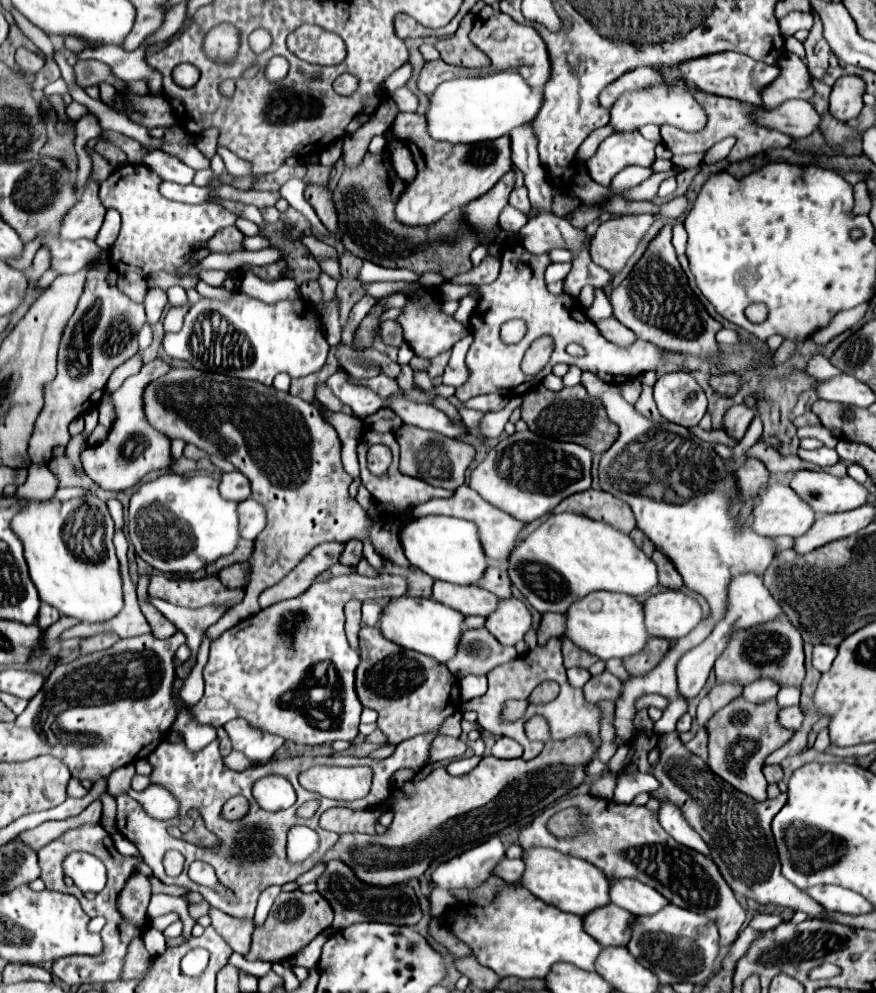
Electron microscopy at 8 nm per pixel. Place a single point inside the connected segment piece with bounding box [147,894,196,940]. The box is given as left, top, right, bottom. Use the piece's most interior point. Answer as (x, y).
(159, 904)

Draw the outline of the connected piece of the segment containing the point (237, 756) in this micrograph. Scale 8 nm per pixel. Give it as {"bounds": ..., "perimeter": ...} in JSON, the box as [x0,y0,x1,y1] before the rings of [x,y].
{"bounds":[224,750,254,770],"perimeter":[[[232,750],[228,754],[228,758],[224,760],[224,764],[228,768],[232,768],[232,770],[248,770],[248,768],[254,768],[254,764],[242,752],[236,752],[236,750]]]}

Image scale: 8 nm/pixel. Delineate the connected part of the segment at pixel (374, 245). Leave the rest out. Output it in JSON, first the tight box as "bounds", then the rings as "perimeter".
{"bounds":[334,150,476,278],"perimeter":[[[386,150],[382,156],[368,154],[360,168],[346,170],[334,188],[342,244],[356,256],[386,268],[408,268],[416,274],[434,270],[446,278],[468,272],[470,252],[476,248],[476,240],[472,240],[472,236],[464,236],[464,228],[460,228],[462,210],[448,212],[444,220],[438,220],[428,228],[404,228],[402,224],[396,224],[394,218],[394,206],[404,188],[406,184],[402,184],[396,172],[392,172]]]}

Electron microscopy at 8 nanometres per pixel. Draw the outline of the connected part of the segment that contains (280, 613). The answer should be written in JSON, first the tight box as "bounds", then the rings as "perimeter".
{"bounds":[188,574,404,744],"perimeter":[[[350,574],[350,576],[334,576],[334,578],[328,578],[328,580],[314,580],[312,586],[302,592],[300,596],[296,598],[290,598],[290,600],[282,600],[278,604],[272,604],[264,610],[260,610],[258,614],[238,622],[236,626],[232,626],[230,630],[226,630],[218,640],[214,640],[210,644],[210,660],[204,668],[204,682],[206,682],[206,692],[202,696],[202,700],[188,708],[194,718],[200,722],[200,724],[210,724],[210,726],[224,726],[226,722],[234,720],[234,718],[244,718],[252,728],[260,730],[260,732],[268,732],[268,734],[276,734],[276,736],[282,736],[284,740],[292,740],[296,744],[302,744],[302,740],[316,740],[316,724],[326,724],[324,728],[324,734],[330,734],[332,730],[338,730],[338,738],[342,740],[354,740],[356,734],[358,734],[358,722],[360,722],[360,712],[362,712],[362,704],[360,700],[356,700],[356,690],[354,690],[354,670],[356,666],[360,664],[360,656],[358,652],[348,644],[346,640],[346,634],[344,634],[344,604],[352,598],[356,600],[380,600],[380,598],[398,598],[404,594],[404,580],[400,580],[400,576],[376,576],[376,578],[366,578],[366,576],[360,576],[360,574]]]}

